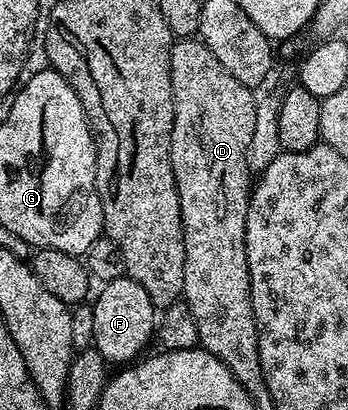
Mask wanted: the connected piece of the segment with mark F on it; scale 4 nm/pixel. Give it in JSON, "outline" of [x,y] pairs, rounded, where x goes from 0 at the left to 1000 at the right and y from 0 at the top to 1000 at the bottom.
{"outline":[[[345,673],[336,683],[319,683],[287,695],[290,715],[279,732],[264,734],[267,763],[273,766],[273,805],[267,807],[264,846],[279,849],[284,863],[310,880],[316,890],[359,893],[391,880],[420,856],[428,829],[445,820],[445,754],[434,727],[422,727],[422,707],[399,698],[399,688],[374,683],[368,673]]]}

